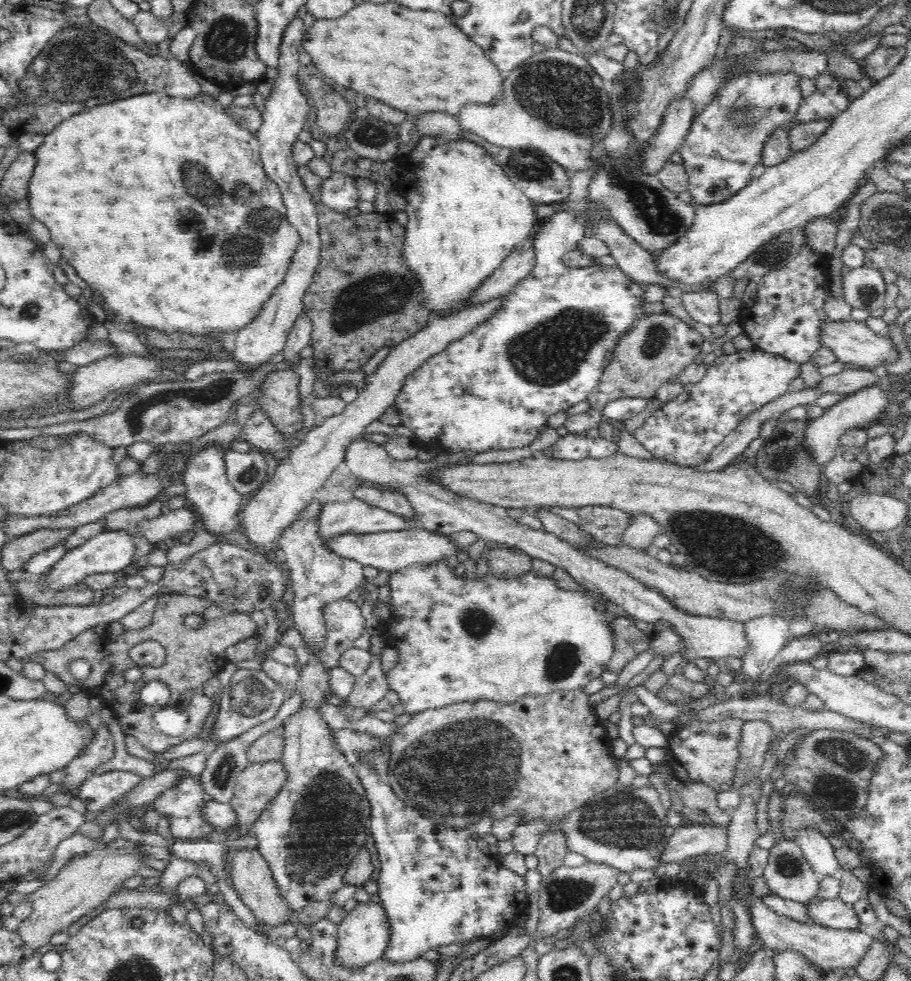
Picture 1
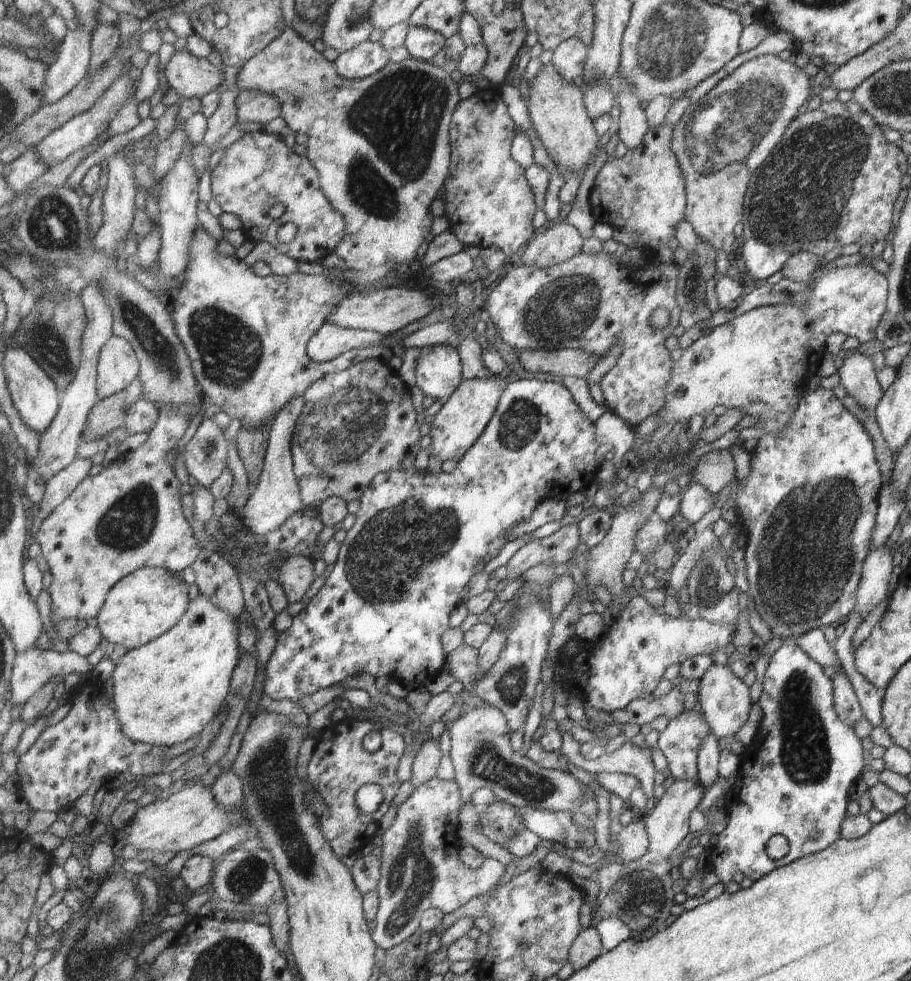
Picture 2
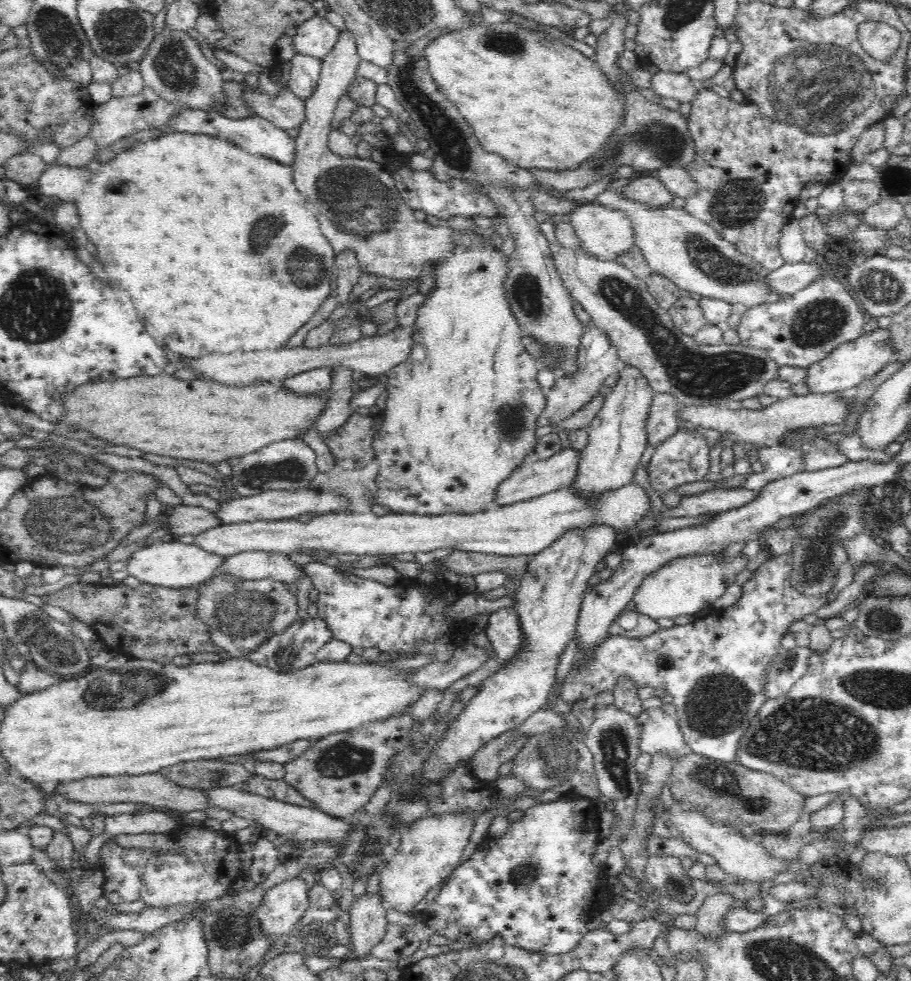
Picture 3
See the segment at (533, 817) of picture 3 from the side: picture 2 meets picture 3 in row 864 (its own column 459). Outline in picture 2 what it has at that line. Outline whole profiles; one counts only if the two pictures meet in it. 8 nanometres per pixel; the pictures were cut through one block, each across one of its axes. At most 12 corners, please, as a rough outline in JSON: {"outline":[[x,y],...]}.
{"outline":[[509,381],[452,473],[365,489],[264,691],[413,691],[461,592],[547,499],[597,484],[597,426]]}

